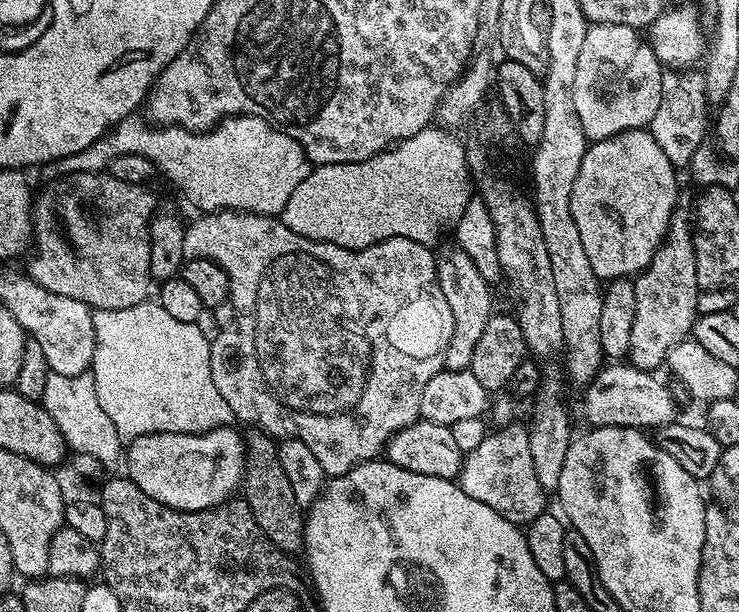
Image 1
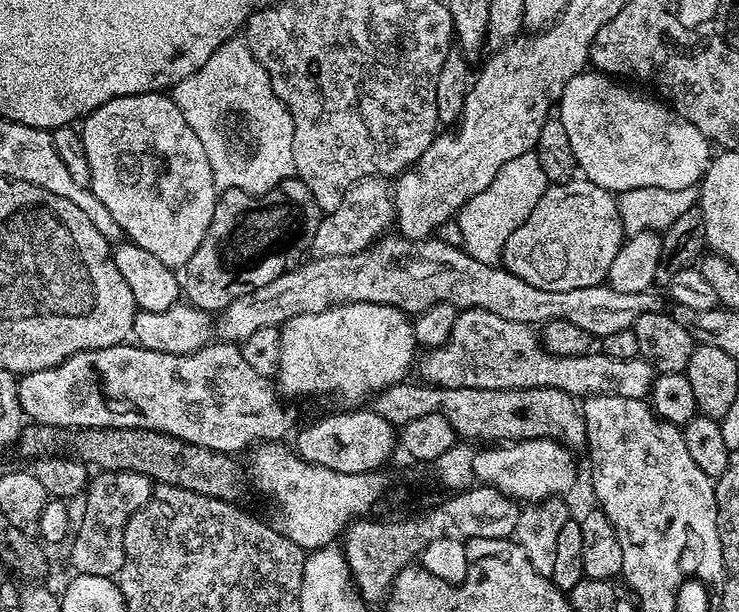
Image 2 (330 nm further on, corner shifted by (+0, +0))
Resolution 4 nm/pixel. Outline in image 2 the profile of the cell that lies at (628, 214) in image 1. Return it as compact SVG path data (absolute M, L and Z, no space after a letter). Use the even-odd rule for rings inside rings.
M569 178L547 188L534 210L530 210L530 218L526 218L510 238L506 238L502 264L510 274L522 278L522 282L530 282L530 286L538 286L538 290L557 292L594 287L607 281L610 262L614 262L614 254L618 254L625 239L617 197L588 179Z

